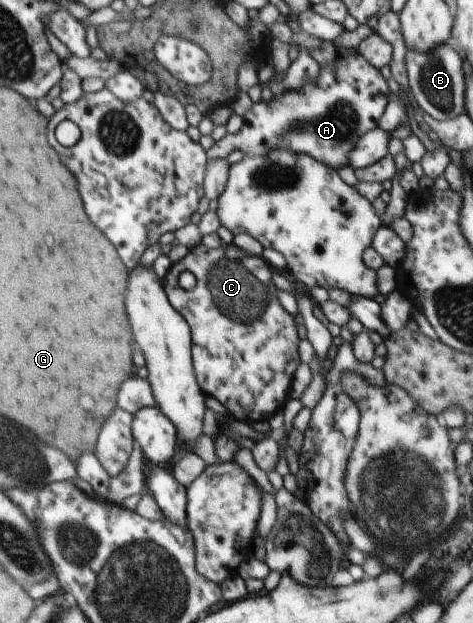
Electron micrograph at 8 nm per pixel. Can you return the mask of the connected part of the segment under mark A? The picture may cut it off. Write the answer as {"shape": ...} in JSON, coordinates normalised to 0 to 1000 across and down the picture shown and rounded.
{"shape":[[[712,85],[710,96],[683,103],[668,128],[643,127],[638,138],[626,144],[603,144],[594,152],[579,154],[571,164],[554,161],[537,165],[531,175],[512,186],[516,199],[497,215],[480,215],[457,226],[436,242],[442,254],[480,254],[497,241],[533,250],[564,250],[579,239],[615,241],[622,247],[649,247],[715,273],[736,265],[740,246],[757,223],[778,210],[799,204],[799,193],[812,183],[825,156],[822,138],[810,119],[789,108],[763,87]]]}

